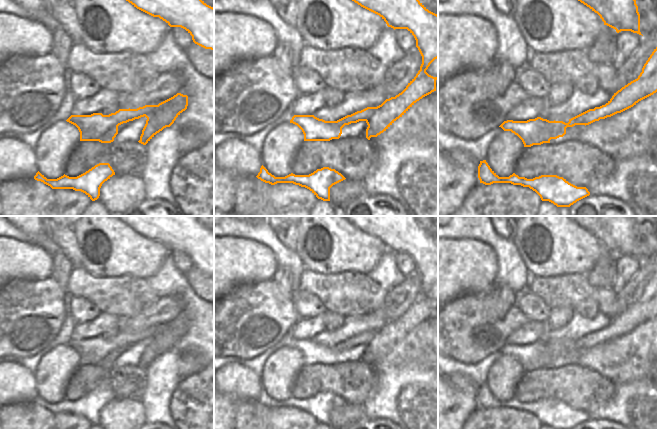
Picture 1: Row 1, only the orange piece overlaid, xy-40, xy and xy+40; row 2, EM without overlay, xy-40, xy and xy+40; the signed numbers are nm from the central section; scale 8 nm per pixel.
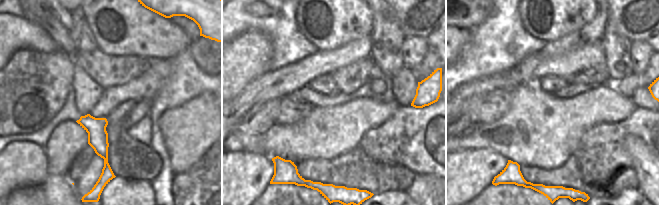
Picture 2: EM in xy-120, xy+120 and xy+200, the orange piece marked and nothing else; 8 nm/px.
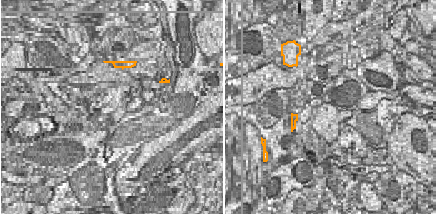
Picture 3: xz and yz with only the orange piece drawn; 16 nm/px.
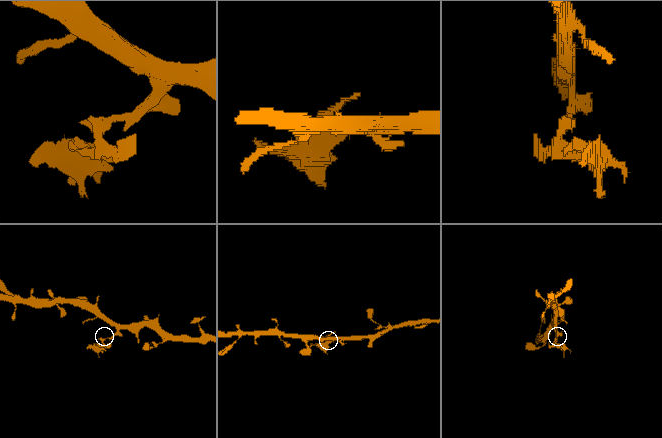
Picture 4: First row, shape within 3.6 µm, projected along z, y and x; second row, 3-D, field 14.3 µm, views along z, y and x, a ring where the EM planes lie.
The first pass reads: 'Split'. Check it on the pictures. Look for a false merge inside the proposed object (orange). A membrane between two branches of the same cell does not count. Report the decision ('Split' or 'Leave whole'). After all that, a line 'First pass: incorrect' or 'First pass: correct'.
Split
First pass: correct

